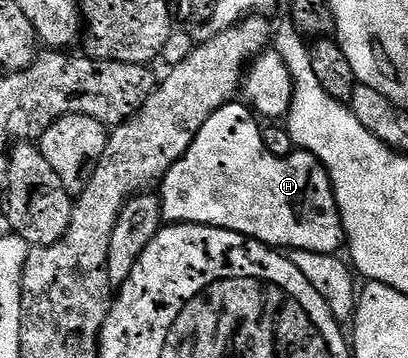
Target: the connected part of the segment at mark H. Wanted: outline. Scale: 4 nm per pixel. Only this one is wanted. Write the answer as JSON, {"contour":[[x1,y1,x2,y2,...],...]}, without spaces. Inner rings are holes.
{"contour":[[233,99,214,111,214,115,202,123,202,131,194,135,194,143,190,143,186,155,182,155,182,159,178,159,164,176,159,186,161,189,158,189,164,221,234,231,281,251,301,249,339,254,345,244,344,224,326,167,314,154,303,151,294,151,288,157,270,155,270,151,266,151,266,143,262,143,261,122,247,104,239,105,238,102]]}

